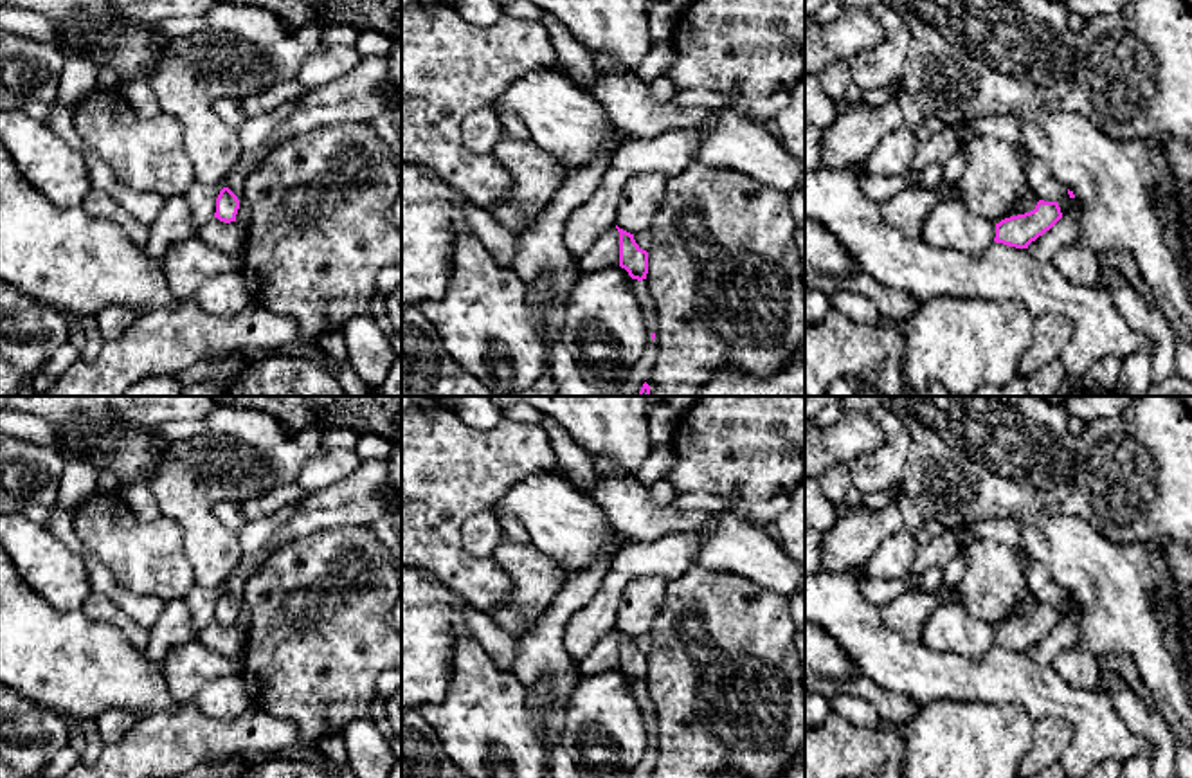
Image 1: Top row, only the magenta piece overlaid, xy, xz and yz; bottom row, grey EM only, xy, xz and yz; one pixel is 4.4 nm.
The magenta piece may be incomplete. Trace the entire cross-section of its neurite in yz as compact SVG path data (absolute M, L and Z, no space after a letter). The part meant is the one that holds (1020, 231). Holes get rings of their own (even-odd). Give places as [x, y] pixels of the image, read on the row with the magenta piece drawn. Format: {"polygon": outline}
{"polygon": "M1039 200L1035 209L1010 216L996 223L996 243L1016 249L1028 249L1032 241L1050 231L1062 218L1057 202Z"}

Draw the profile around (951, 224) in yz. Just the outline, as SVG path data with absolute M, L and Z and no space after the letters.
M951 196L942 198L926 216L920 238L933 247L978 256L994 243L996 223Z

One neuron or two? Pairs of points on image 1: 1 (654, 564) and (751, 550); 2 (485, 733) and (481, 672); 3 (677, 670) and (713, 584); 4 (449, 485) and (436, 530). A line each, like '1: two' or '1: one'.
1: two
2: one
3: one
4: one

